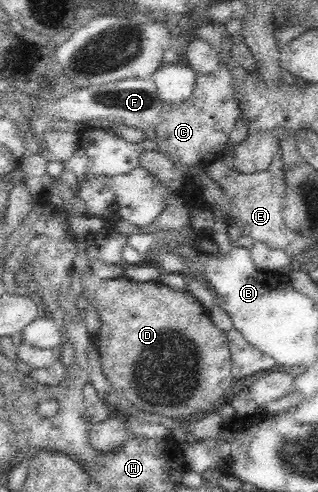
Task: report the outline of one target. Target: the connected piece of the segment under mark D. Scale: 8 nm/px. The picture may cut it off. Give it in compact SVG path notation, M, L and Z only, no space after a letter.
M88 272L82 278L82 281L84 281L84 289L86 289L86 301L90 302L96 308L100 316L100 321L102 321L102 327L94 338L95 346L101 358L101 369L111 384L110 388L114 388L118 395L121 395L130 403L130 406L134 405L138 410L145 411L146 413L158 413L168 416L168 418L172 418L174 421L180 423L199 419L208 413L220 412L222 406L219 401L227 394L234 380L231 375L232 359L230 349L228 348L228 340L224 332L212 323L208 311L202 307L202 304L186 288L183 290L174 290L170 286L166 286L166 284L159 283L158 281L133 282L125 276L103 280L95 276L92 272Z

